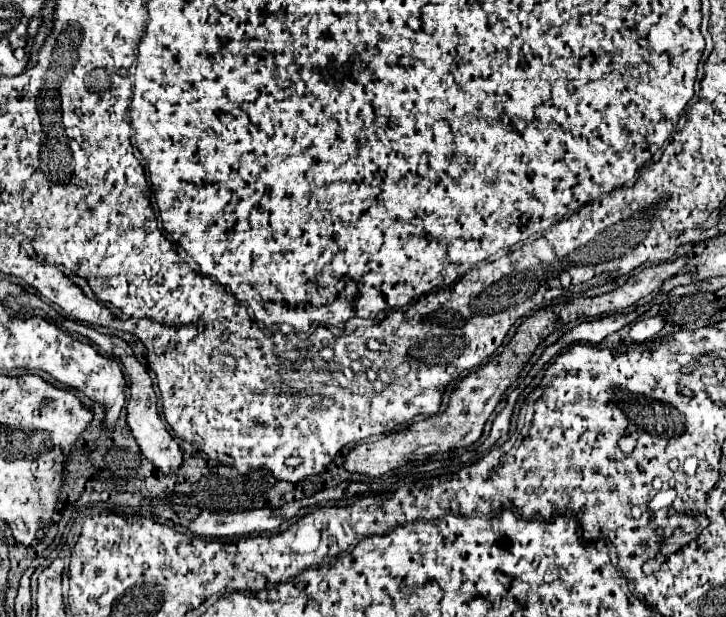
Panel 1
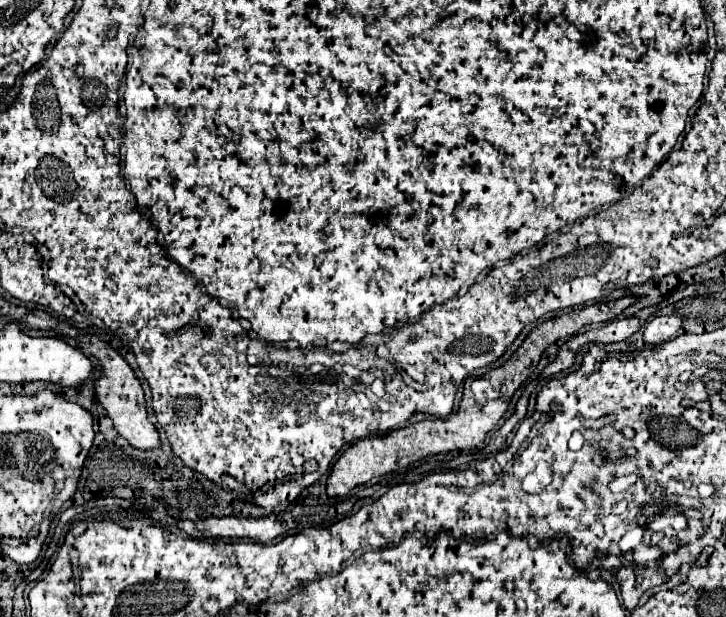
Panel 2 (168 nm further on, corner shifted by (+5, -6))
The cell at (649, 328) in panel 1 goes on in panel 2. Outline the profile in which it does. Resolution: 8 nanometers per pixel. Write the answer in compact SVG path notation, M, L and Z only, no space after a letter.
M668 315L668 317L656 317L652 319L646 329L644 329L644 341L650 345L658 345L658 343L666 343L670 341L682 327L682 319L676 315Z

